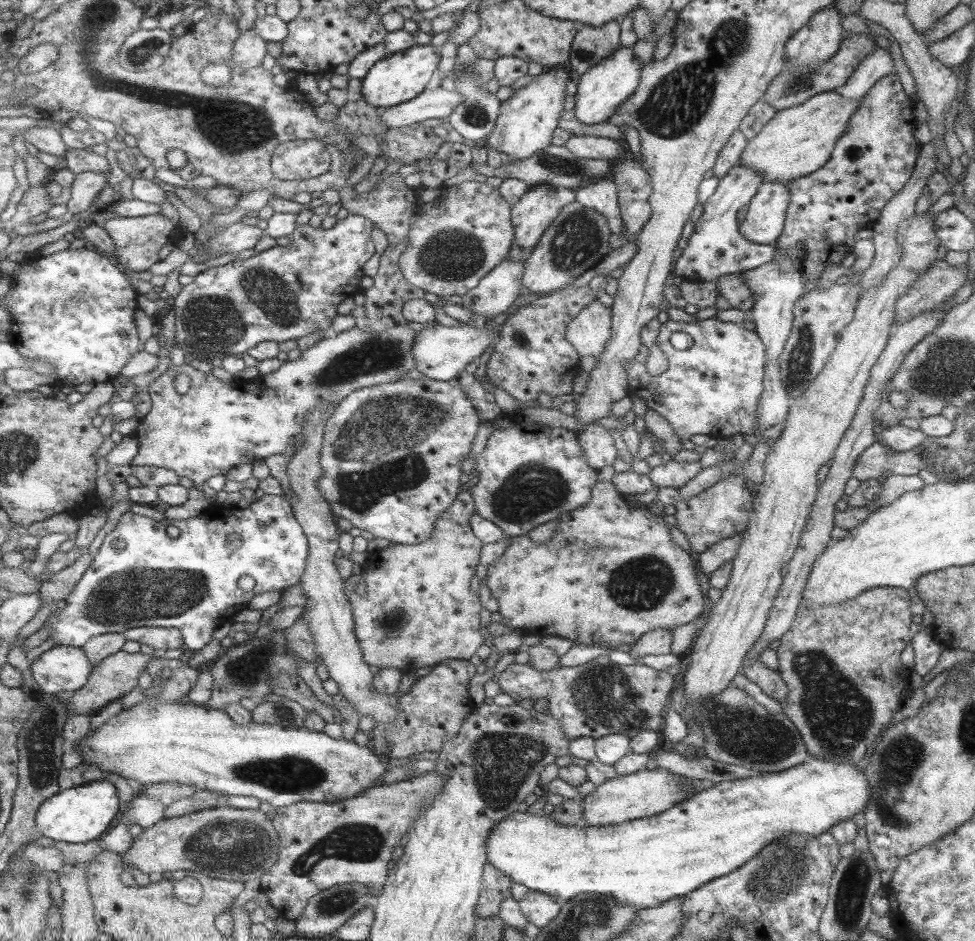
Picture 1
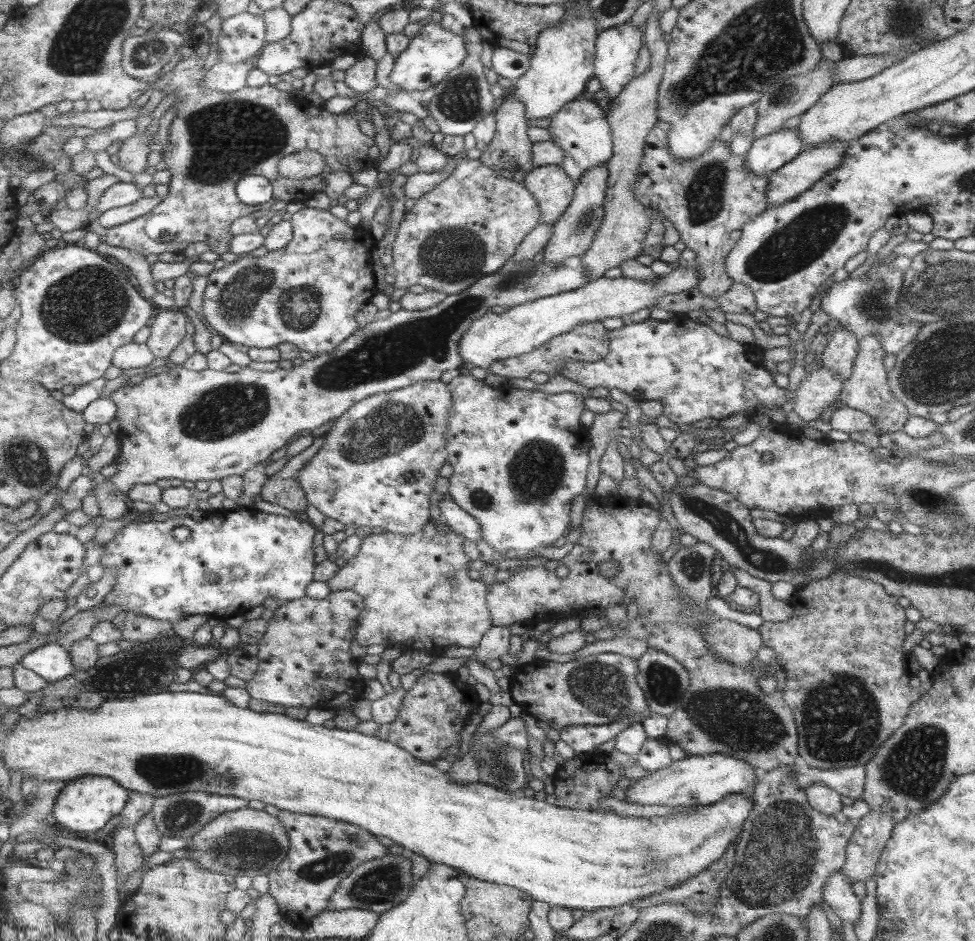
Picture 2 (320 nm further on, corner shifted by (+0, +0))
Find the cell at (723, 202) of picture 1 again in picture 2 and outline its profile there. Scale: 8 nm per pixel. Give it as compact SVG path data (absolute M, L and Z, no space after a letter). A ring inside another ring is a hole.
M779 129L753 140L744 155L748 171L765 176L793 161L803 152L800 136L794 129Z

